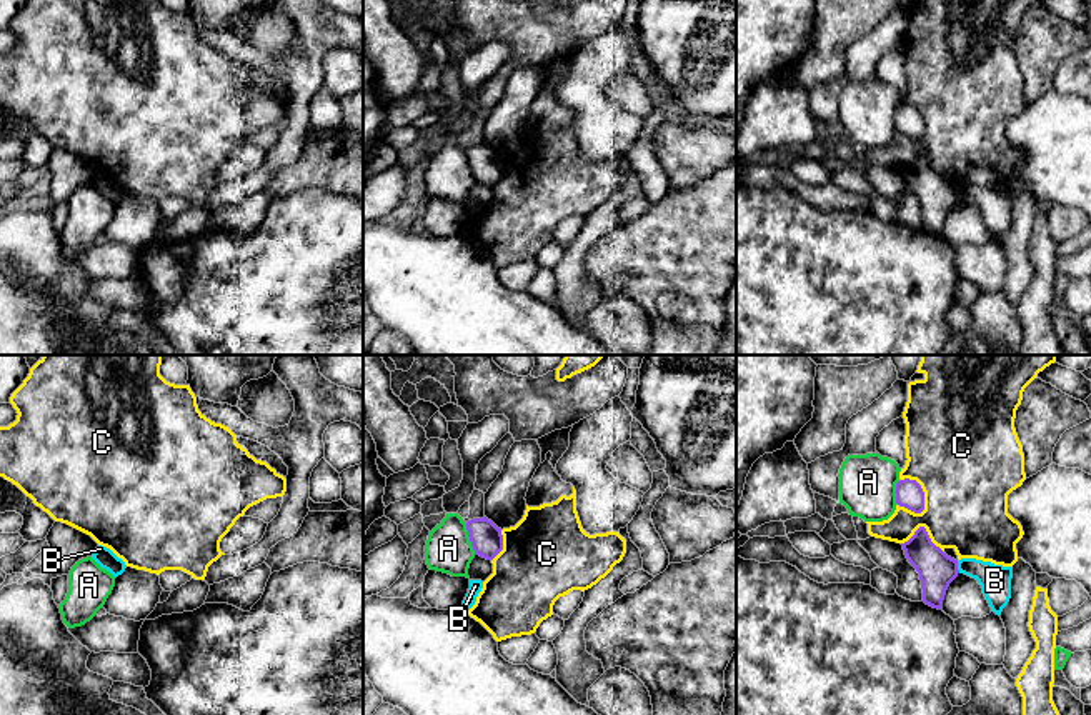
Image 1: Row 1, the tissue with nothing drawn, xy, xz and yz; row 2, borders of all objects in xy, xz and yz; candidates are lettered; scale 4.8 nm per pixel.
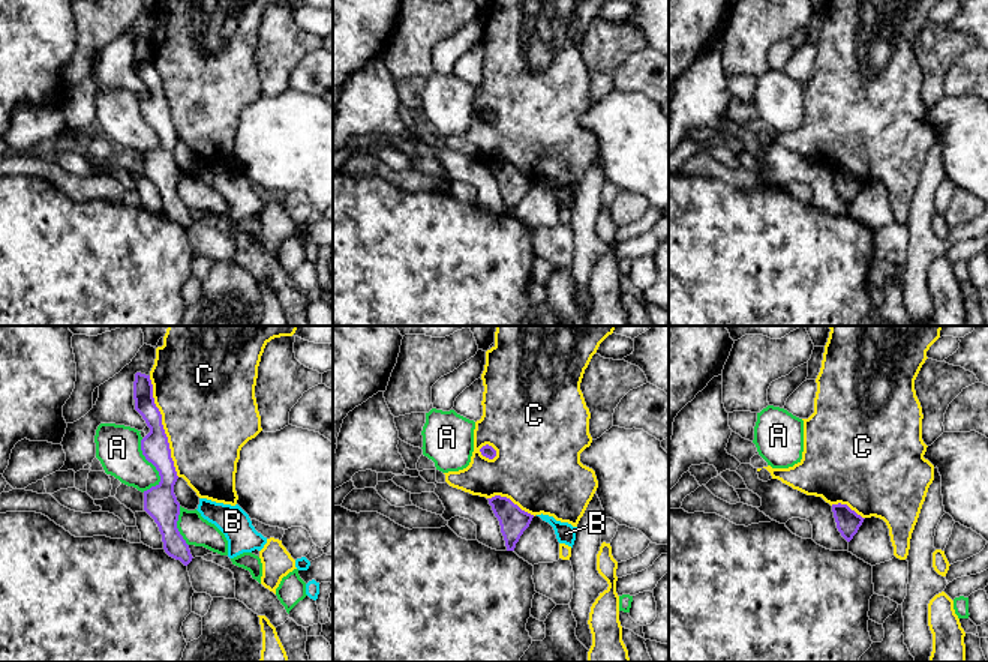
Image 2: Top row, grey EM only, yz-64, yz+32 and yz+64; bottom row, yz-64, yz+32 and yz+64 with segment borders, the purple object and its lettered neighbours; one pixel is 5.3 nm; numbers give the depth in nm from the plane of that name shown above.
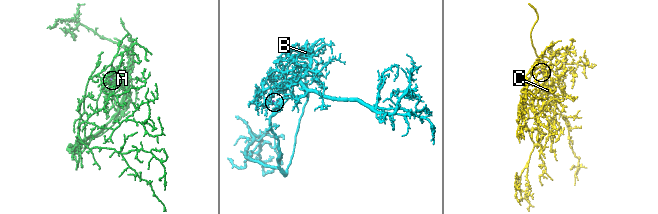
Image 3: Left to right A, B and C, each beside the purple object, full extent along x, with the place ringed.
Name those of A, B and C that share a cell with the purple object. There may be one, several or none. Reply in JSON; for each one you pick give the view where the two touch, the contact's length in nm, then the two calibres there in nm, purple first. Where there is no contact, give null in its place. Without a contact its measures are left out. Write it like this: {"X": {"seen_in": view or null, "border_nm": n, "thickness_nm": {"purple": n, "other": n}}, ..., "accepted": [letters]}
{"accepted": []}

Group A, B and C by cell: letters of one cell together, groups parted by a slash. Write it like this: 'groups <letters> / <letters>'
groups A / B / C

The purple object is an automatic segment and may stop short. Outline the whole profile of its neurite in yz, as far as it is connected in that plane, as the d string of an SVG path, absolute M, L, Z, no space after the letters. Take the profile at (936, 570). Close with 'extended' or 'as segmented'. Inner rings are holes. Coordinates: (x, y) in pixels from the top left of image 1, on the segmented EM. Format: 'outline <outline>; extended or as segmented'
outline M919 527L914 535L901 545L908 562L919 573L923 602L943 610L946 590L959 573L958 560L948 557L936 547L924 527Z; as segmented

